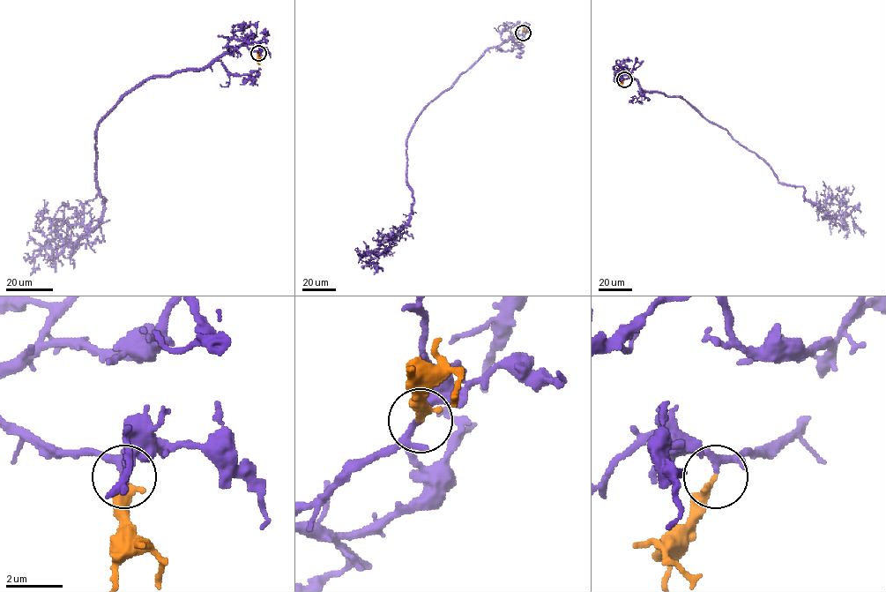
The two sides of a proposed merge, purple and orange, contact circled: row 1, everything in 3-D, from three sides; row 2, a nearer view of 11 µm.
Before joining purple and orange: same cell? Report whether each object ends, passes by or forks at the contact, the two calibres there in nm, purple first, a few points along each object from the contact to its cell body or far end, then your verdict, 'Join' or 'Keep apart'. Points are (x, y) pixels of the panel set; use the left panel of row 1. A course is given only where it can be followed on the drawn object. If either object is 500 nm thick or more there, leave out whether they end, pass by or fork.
At the ring purple forks. At the ring orange ends. Thickness 170 nm (purple) against 340 nm. Course of purple: (258, 52), (240, 45), (145, 78), (104, 116), (106, 201), (77, 243), (43, 199). Course of orange: (258, 52), (259, 64). Join

